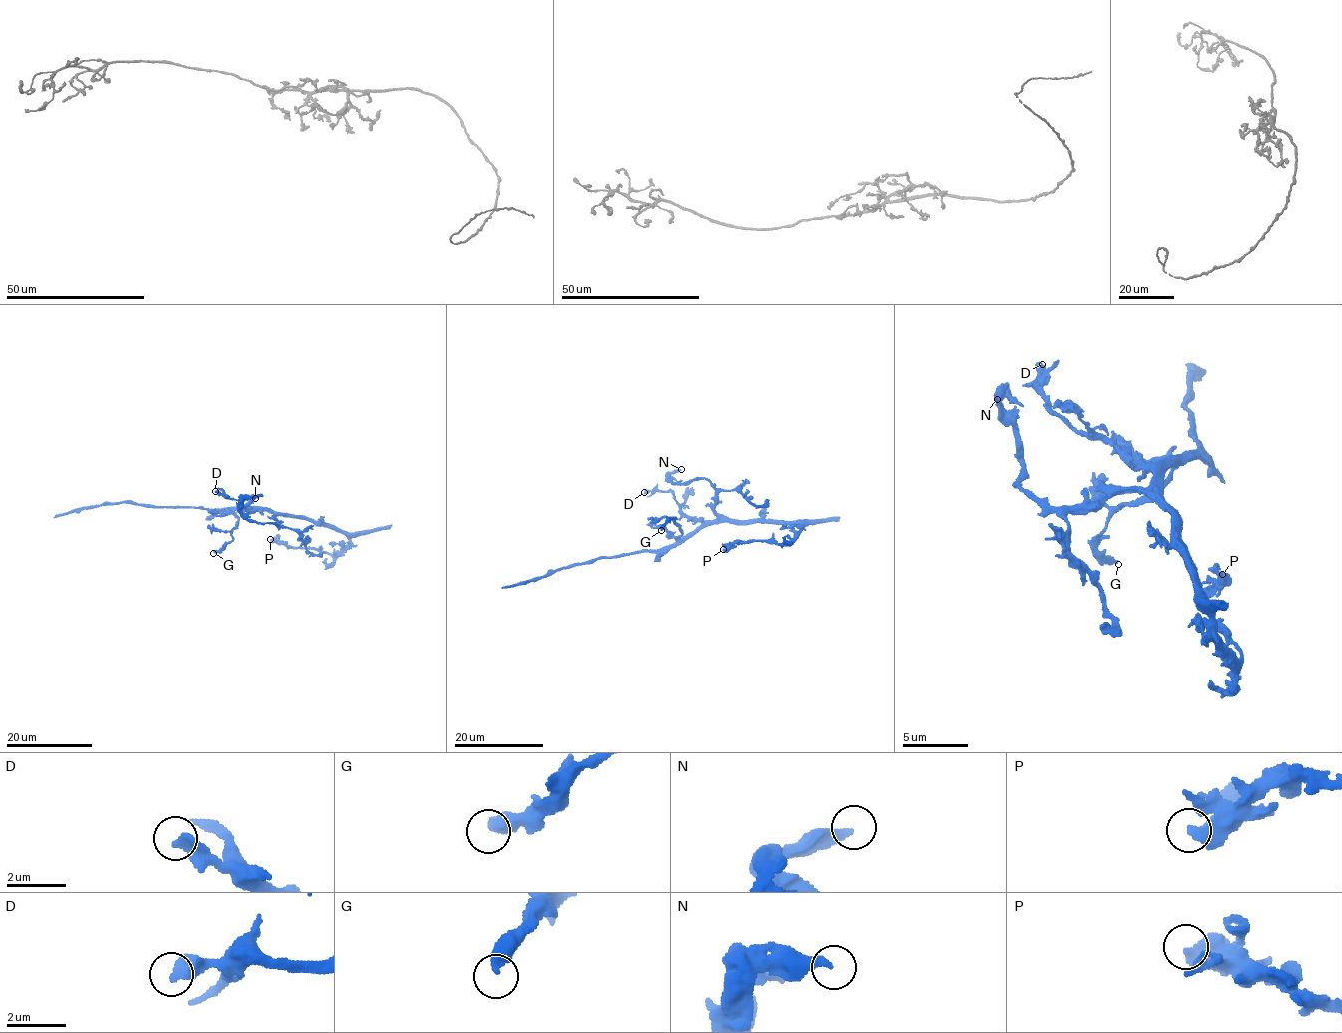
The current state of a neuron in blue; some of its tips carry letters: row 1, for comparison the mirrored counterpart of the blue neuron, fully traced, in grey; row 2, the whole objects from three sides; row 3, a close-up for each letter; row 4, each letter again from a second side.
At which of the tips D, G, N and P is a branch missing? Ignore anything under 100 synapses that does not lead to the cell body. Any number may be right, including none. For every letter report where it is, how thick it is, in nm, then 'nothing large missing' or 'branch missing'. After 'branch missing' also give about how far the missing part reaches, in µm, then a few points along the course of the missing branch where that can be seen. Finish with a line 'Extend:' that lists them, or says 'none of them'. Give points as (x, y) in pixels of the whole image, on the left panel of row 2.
D: at (215, 491); 480 nm thick; nothing large missing
G: at (213, 553); 400 nm thick; nothing large missing
N: at (255, 498); 320 nm thick; nothing large missing
P: at (270, 539); 550 nm thick; nothing large missing
Extend: none of them

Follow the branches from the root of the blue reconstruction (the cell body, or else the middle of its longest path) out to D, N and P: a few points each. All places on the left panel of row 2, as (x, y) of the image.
D: (251, 508), (261, 509), (248, 511), (239, 501), (215, 491)
N: (251, 508), (271, 510), (279, 525), (257, 523), (246, 517), (241, 510), (241, 501), (255, 498)
P: (251, 508), (303, 515), (331, 525), (346, 535), (349, 544), (330, 555), (313, 548), (287, 547), (270, 539)

